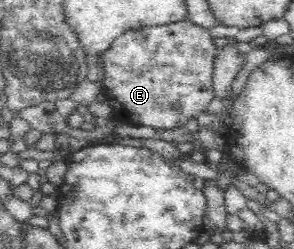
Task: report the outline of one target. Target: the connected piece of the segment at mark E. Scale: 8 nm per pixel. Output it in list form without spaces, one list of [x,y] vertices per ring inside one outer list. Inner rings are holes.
[[[185,19],[177,23],[145,27],[127,31],[119,35],[109,51],[101,55],[105,77],[102,93],[107,99],[108,108],[113,111],[118,121],[128,121],[157,129],[175,129],[183,126],[189,119],[196,118],[205,111],[214,96],[212,75],[219,48],[213,43],[209,30]]]

